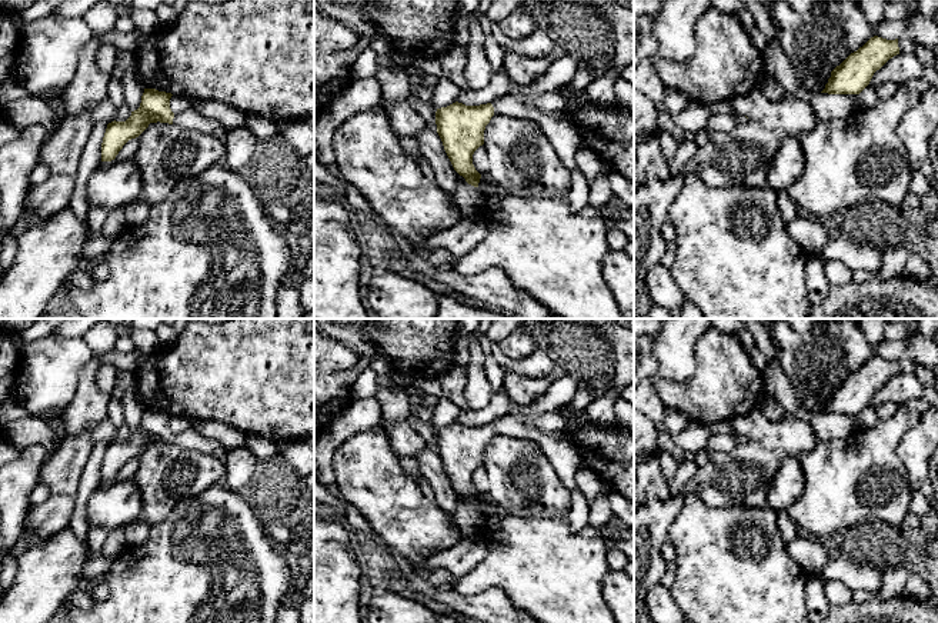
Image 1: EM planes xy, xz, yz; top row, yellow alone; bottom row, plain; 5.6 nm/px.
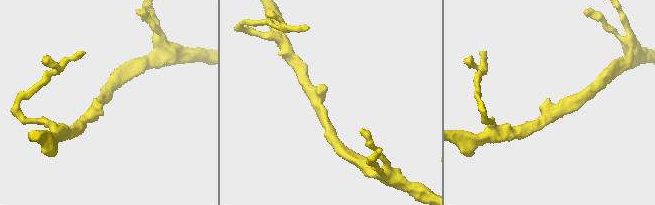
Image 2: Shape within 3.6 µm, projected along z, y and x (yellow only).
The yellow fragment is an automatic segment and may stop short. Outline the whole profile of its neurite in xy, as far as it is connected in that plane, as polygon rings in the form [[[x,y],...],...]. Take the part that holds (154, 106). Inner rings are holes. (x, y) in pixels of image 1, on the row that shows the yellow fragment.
[[[144,89],[140,107],[131,111],[131,116],[126,121],[114,120],[107,124],[101,143],[101,161],[114,160],[123,146],[128,140],[138,137],[150,123],[177,124],[183,129],[217,136],[224,136],[231,130],[228,126],[207,119],[191,107],[180,114],[174,114],[170,109],[171,96],[171,93],[156,89]]]

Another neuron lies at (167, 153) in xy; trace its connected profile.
[[[160,121],[150,123],[138,140],[133,161],[143,177],[141,200],[148,206],[164,201],[181,180],[206,171],[226,154],[223,136]]]

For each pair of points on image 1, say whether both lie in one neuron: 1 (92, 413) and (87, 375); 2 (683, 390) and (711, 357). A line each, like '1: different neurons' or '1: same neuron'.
1: same neuron
2: same neuron

